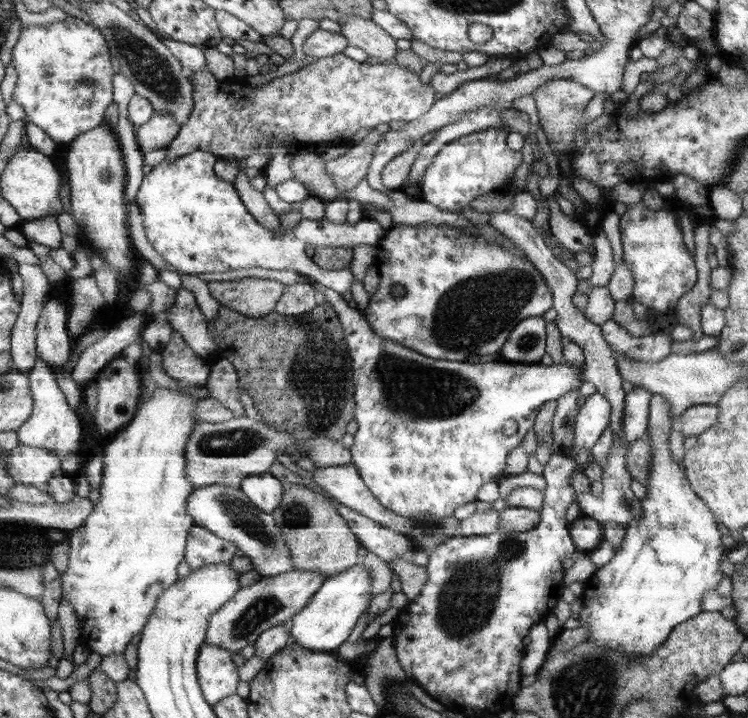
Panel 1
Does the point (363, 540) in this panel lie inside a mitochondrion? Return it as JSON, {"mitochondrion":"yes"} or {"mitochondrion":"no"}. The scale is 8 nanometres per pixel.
{"mitochondrion":"no"}

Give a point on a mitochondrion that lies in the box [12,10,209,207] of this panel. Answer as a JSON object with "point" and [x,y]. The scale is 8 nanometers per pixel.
{"point":[152,71]}

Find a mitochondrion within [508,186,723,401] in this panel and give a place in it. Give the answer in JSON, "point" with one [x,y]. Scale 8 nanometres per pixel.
{"point":[532,341]}

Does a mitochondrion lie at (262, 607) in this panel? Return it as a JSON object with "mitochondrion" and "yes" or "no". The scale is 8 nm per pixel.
{"mitochondrion":"yes"}

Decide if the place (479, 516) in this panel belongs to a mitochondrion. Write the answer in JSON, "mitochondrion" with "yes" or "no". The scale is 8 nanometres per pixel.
{"mitochondrion":"no"}

